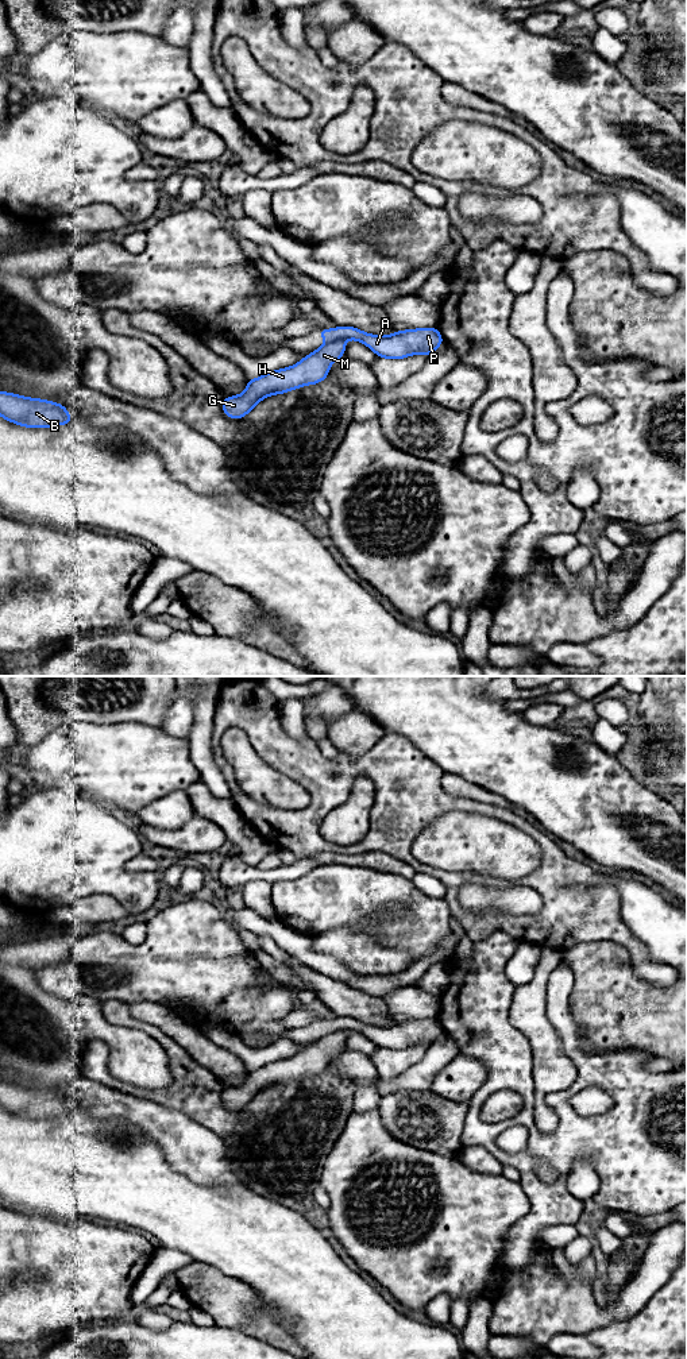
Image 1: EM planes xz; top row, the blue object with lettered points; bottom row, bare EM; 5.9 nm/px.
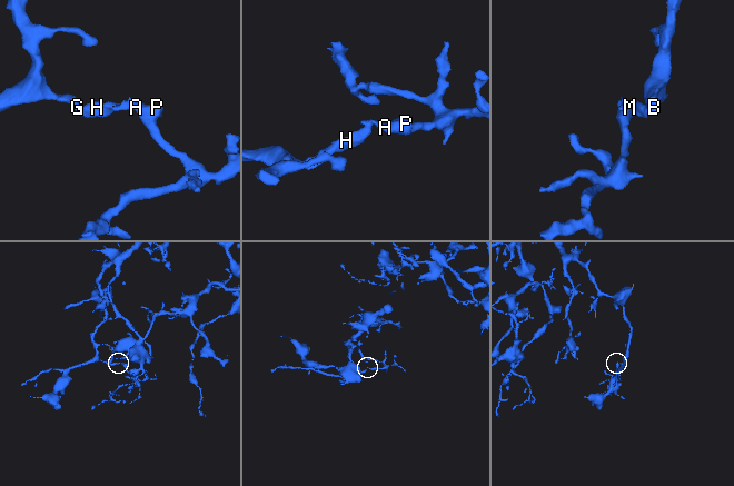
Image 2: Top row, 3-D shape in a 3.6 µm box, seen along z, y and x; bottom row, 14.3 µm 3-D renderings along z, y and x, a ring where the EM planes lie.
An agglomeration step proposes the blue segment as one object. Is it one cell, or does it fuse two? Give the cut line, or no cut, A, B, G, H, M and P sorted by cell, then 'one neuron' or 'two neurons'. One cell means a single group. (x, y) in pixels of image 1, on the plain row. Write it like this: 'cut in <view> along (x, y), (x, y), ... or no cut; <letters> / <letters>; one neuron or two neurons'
cut in xz along (343, 1030), (335, 1030), (328, 1034); A P / B G H M; two neurons

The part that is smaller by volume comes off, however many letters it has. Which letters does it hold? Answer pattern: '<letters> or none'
A, P

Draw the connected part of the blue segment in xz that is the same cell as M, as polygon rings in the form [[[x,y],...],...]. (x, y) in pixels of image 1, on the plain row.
[[[335,1031],[306,1046],[297,1055],[270,1062],[247,1073],[247,1081],[235,1088],[225,1088],[223,1104],[239,1111],[263,1089],[283,1085],[305,1076],[316,1076],[328,1069],[329,1057],[339,1051],[346,1042],[344,1031]]]

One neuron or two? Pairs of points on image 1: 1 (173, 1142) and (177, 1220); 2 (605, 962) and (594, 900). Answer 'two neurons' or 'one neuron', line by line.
1: two neurons
2: two neurons

